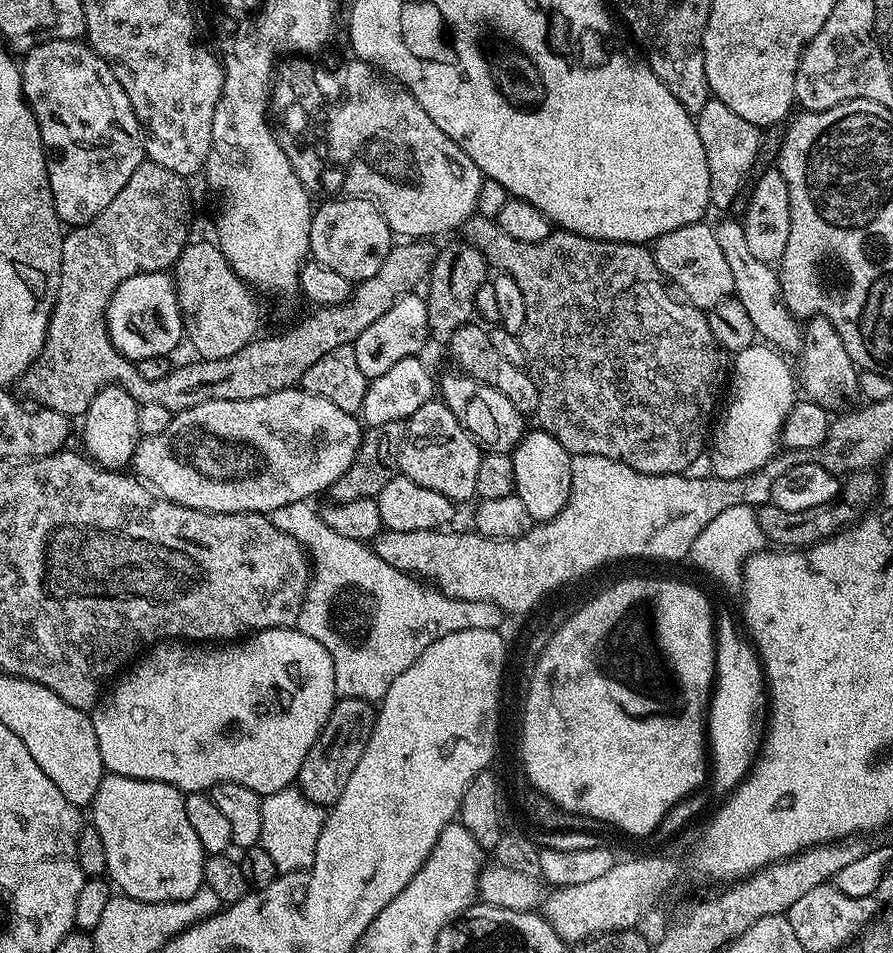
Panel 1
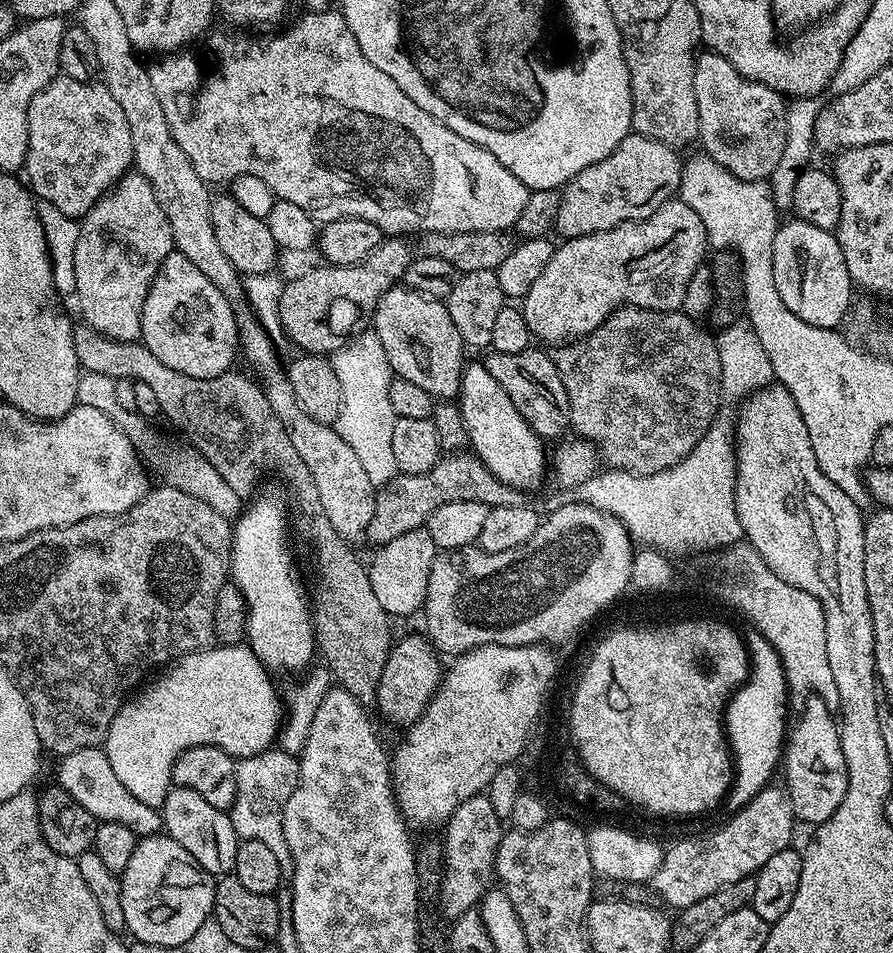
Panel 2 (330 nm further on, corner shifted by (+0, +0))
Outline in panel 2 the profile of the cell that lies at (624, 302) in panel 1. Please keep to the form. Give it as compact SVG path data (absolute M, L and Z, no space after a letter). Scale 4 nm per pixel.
M625 306L614 309L610 318L606 318L606 322L602 322L602 326L598 326L595 332L588 336L582 336L578 340L565 342L555 349L556 369L562 378L562 386L566 386L566 398L570 398L571 431L579 439L586 440L595 446L599 459L603 463L605 460L608 463L605 465L609 469L629 472L635 476L645 476L646 474L658 474L662 470L672 468L678 462L682 462L682 458L686 458L686 454L690 454L690 450L694 450L694 446L698 446L700 439L708 433L709 426L718 419L719 412L716 411L720 408L720 400L722 401L720 391L722 362L718 358L716 336L707 327L699 328L696 324L699 323L693 317L684 315L680 310L655 312L649 308Z

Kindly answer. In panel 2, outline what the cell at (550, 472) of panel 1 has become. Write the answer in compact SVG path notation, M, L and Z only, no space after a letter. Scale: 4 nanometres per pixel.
M482 362L469 363L460 379L458 403L462 410L462 422L466 422L466 434L471 451L502 482L512 488L529 490L543 482L550 468L550 460L544 456L545 441L518 414L518 406L510 402L510 394L490 378L490 370Z

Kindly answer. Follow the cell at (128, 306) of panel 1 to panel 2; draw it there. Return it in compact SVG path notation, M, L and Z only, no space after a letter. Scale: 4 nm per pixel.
M173 250L162 262L150 290L146 294L146 306L142 306L142 334L140 340L158 358L158 362L178 370L190 378L214 378L233 367L232 359L238 356L238 333L236 331L236 310L233 301L228 300L190 258Z

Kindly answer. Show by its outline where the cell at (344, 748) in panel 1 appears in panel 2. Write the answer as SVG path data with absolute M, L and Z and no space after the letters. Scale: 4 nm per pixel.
M427 635L397 639L390 650L386 670L376 691L375 711L380 711L392 724L401 724L401 726L413 724L424 713L426 706L440 689L442 664L440 668L439 659L441 660L441 657L432 647L432 641Z

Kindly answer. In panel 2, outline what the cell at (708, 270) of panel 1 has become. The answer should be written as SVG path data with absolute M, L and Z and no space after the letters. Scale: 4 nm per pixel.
M678 198L666 201L641 220L627 220L605 232L565 239L563 243L561 248L553 247L546 270L522 301L526 326L530 326L533 337L551 346L595 332L616 308L631 306L655 312L682 309L686 285L710 252L702 218Z

